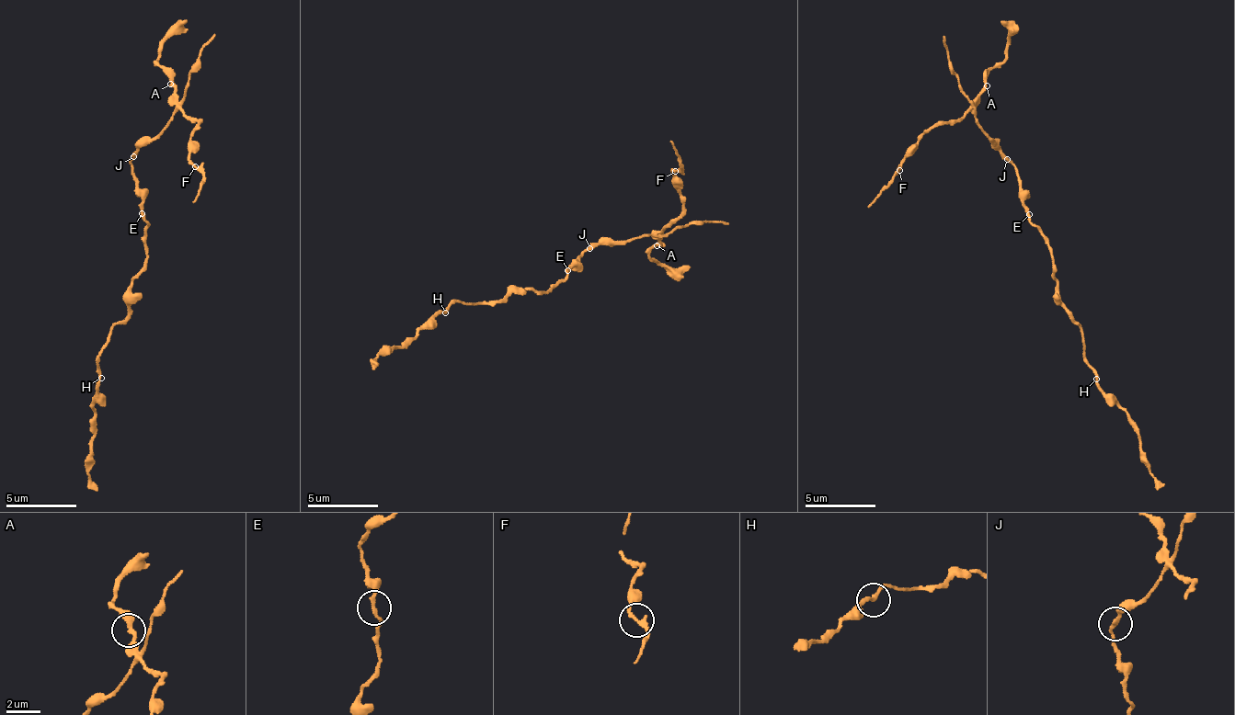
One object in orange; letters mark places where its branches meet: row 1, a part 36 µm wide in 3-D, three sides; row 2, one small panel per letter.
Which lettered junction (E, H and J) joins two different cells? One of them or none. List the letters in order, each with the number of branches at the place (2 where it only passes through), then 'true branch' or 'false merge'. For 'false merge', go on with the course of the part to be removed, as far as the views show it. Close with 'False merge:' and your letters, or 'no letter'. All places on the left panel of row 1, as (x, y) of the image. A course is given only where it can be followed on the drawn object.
E: 2 branches meet; true branch
H: 2 branches meet; true branch
J: 2 branches meet; false merge; foreign part runs (132, 155), (182, 108), (196, 125), (188, 153), (202, 180), (194, 201)
False merge: J

